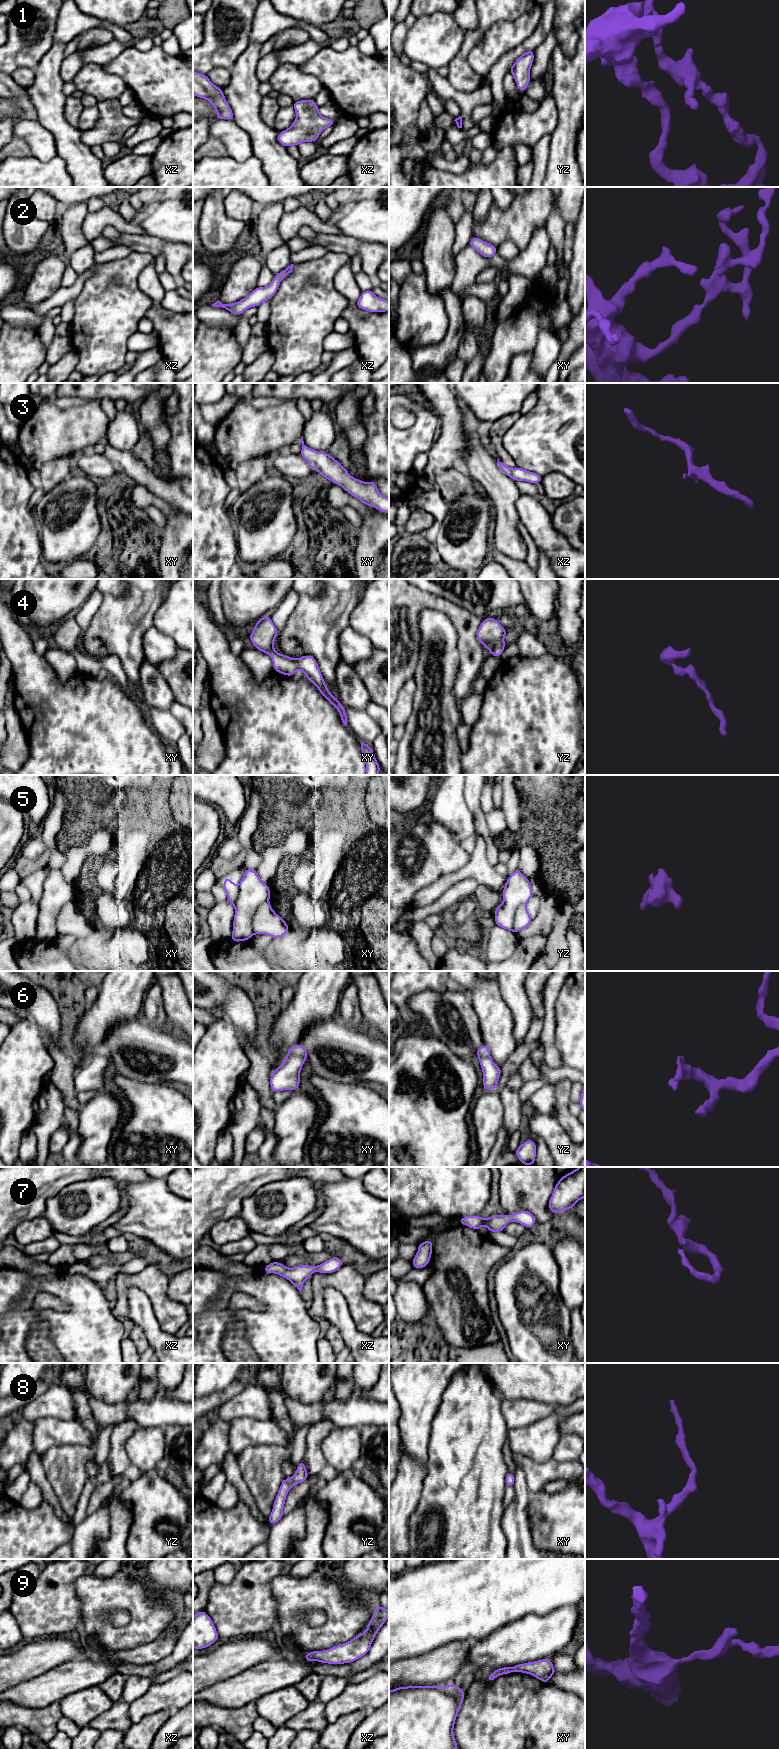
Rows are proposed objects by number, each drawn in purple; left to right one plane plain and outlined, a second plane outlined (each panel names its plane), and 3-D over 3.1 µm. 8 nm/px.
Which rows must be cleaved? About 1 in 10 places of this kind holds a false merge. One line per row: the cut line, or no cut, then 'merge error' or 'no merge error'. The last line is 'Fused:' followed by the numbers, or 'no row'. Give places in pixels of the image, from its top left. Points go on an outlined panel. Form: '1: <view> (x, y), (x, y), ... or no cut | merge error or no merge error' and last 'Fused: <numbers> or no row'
1: no cut | no merge error
2: no cut | no merge error
3: no cut | no merge error
4: no cut | no merge error
5: xy (267, 902), (260, 905), (252, 916), (253, 933) | merge error
6: no cut | no merge error
7: no cut | no merge error
8: no cut | no merge error
9: no cut | no merge error
Fused: 5

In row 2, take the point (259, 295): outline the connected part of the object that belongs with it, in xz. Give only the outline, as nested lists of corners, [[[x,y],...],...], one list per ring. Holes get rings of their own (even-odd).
[[[293,264],[274,275],[272,282],[266,287],[256,287],[245,298],[233,304],[223,304],[219,300],[212,304],[214,307],[219,307],[228,310],[234,315],[241,315],[245,310],[250,307],[258,307],[261,303],[269,300],[278,291],[280,282],[286,278],[293,269]]]

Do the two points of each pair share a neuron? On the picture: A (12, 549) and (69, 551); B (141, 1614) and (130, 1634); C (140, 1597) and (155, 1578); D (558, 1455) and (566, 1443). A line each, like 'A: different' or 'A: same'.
A: different
B: same
C: different
D: same

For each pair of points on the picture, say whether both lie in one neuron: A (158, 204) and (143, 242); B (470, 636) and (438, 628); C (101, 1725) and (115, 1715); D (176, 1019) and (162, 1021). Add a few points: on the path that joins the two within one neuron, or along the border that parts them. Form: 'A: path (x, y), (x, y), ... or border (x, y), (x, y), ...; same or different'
A: border (143, 234), (169, 241); different
B: border (444, 613), (457, 632), (457, 650), (460, 656); different
C: path (104, 1722), (112, 1718); same
D: border (162, 997), (164, 1012), (169, 1023); different

